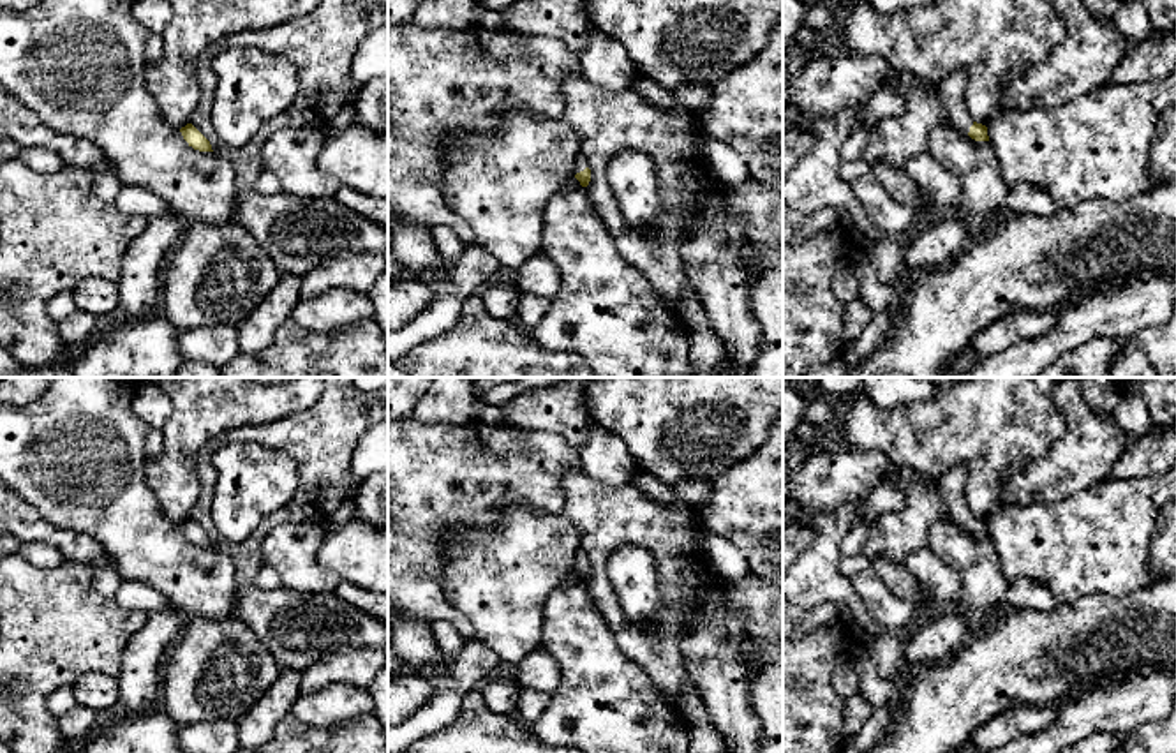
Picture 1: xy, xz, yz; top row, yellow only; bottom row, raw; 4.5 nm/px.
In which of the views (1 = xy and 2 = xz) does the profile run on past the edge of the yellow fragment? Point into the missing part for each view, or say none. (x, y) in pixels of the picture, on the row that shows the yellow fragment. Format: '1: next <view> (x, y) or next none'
1: next none
2: next xz (580, 163)

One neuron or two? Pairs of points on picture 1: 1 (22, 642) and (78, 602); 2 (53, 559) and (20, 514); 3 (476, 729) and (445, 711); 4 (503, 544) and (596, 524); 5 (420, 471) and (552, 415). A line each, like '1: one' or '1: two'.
1: one
2: two
3: two
4: two
5: two

